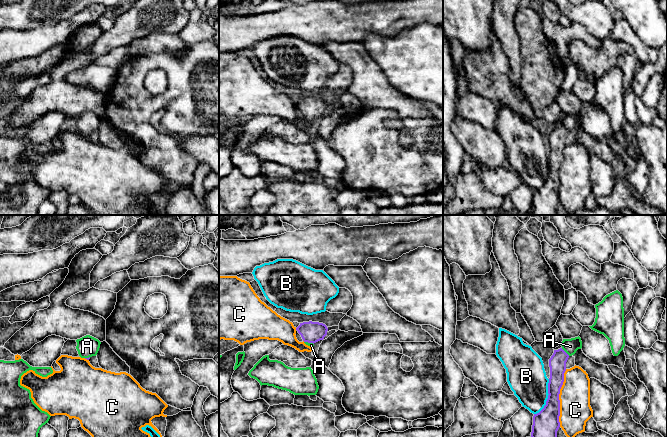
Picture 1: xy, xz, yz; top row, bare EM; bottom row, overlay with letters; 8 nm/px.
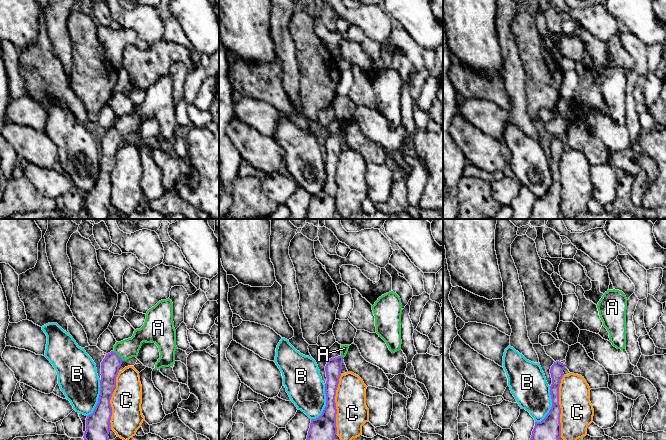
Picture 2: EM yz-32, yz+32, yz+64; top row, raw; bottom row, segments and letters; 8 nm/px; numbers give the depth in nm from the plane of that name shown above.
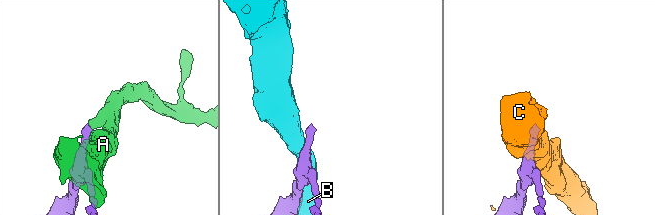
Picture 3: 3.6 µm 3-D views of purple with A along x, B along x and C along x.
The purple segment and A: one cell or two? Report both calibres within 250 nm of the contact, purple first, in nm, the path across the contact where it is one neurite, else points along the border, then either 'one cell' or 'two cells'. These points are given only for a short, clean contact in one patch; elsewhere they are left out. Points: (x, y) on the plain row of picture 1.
140/120 nm | across yz (557, 139), (564, 127), (570, 122) | one cell

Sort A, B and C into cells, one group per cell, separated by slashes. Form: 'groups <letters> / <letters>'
groups A / B / C

